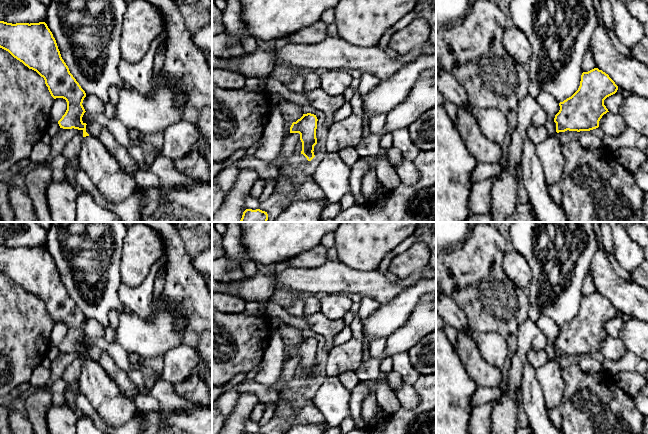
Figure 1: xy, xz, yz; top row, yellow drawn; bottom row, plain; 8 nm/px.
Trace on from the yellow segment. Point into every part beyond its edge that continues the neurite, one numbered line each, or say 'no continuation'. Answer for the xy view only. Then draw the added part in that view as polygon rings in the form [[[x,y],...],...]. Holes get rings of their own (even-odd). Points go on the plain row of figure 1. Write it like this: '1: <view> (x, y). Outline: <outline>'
1: xy (115, 409). Outline: [[[83,361],[78,384],[80,392],[87,397],[108,426],[121,426],[136,415],[134,401],[120,392],[116,383],[97,361]]]

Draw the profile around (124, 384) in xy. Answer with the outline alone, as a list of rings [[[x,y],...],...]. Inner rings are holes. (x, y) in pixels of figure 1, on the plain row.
[[[102,351],[97,362],[101,365],[108,376],[116,383],[120,392],[129,400],[134,401],[134,398],[139,392],[136,385],[129,379],[127,372],[122,370],[105,351]]]

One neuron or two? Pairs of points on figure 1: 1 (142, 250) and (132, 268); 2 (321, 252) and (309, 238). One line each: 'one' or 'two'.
1: one
2: two

